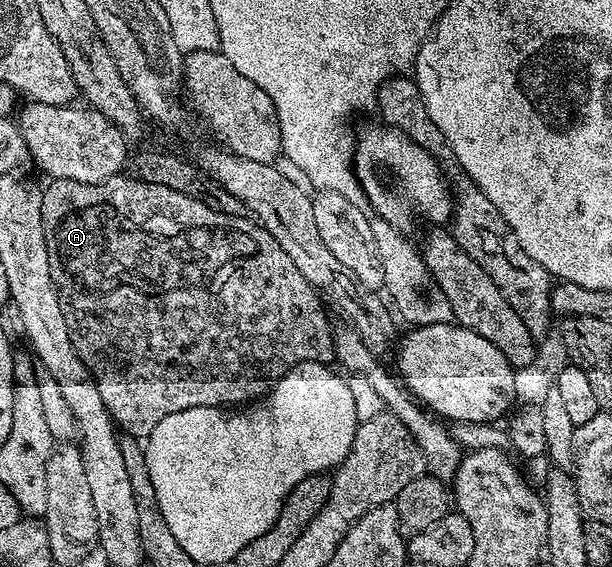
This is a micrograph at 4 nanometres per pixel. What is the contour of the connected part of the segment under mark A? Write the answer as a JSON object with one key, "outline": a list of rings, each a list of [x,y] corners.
{"outline":[[[125,175],[110,177],[103,184],[52,179],[49,183],[51,185],[42,189],[41,218],[45,246],[49,250],[49,274],[53,274],[57,298],[61,302],[61,314],[65,314],[65,326],[69,326],[69,338],[78,350],[81,362],[91,371],[91,377],[95,379],[101,394],[101,402],[105,402],[111,419],[126,435],[145,438],[153,426],[157,426],[157,422],[169,418],[169,414],[177,414],[177,410],[189,410],[197,406],[243,406],[258,401],[293,366],[305,362],[330,365],[335,360],[333,323],[327,318],[328,309],[324,301],[315,288],[305,282],[305,274],[297,270],[293,258],[289,258],[289,254],[285,254],[285,250],[281,250],[281,246],[275,243],[266,226],[246,215],[230,216],[218,212],[208,201],[206,204],[206,199],[191,197],[169,186],[153,185]]]}

